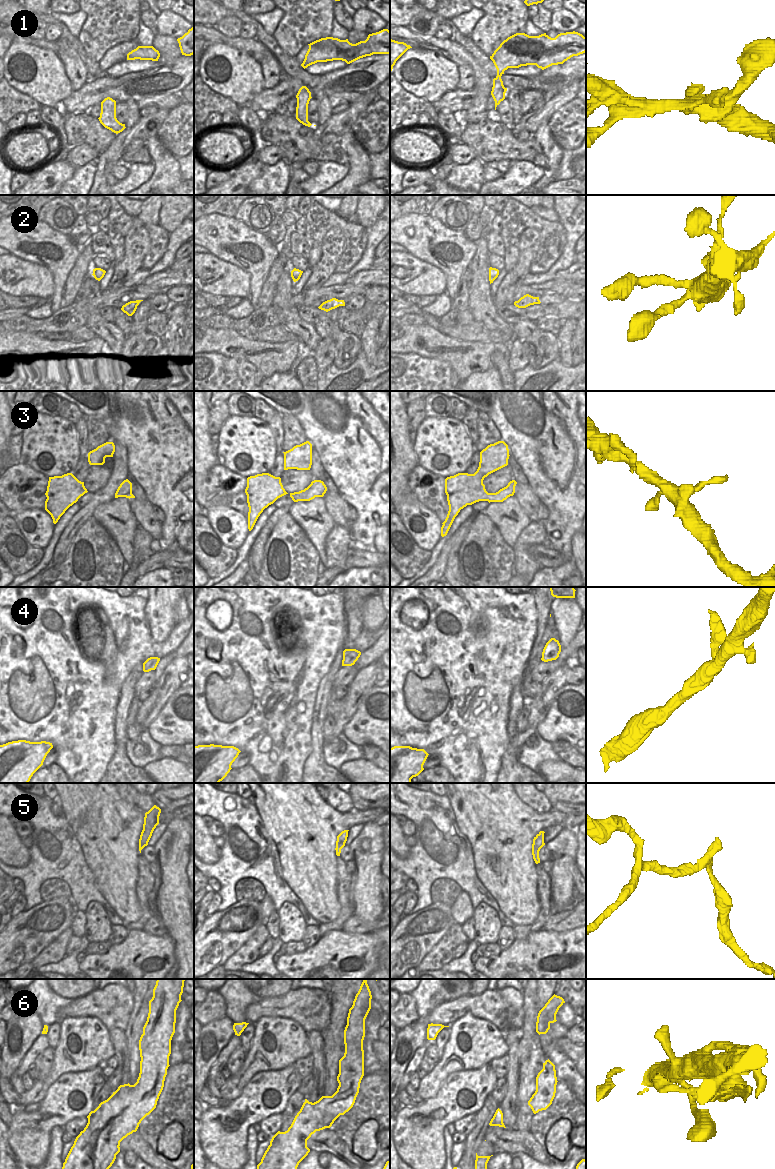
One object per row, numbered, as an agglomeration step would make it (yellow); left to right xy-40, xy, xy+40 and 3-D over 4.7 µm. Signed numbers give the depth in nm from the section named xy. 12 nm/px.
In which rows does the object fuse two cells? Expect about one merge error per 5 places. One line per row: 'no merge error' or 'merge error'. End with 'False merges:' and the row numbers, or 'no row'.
1: no merge error
2: no merge error
3: no merge error
4: no merge error
5: merge error
6: no merge error
False merges: 5

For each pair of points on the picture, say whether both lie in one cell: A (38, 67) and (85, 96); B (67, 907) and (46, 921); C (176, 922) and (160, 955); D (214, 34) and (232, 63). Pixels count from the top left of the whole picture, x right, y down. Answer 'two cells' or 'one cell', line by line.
A: two cells
B: one cell
C: two cells
D: two cells

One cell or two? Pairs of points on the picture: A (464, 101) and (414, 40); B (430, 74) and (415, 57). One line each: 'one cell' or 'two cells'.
A: two cells
B: one cell

